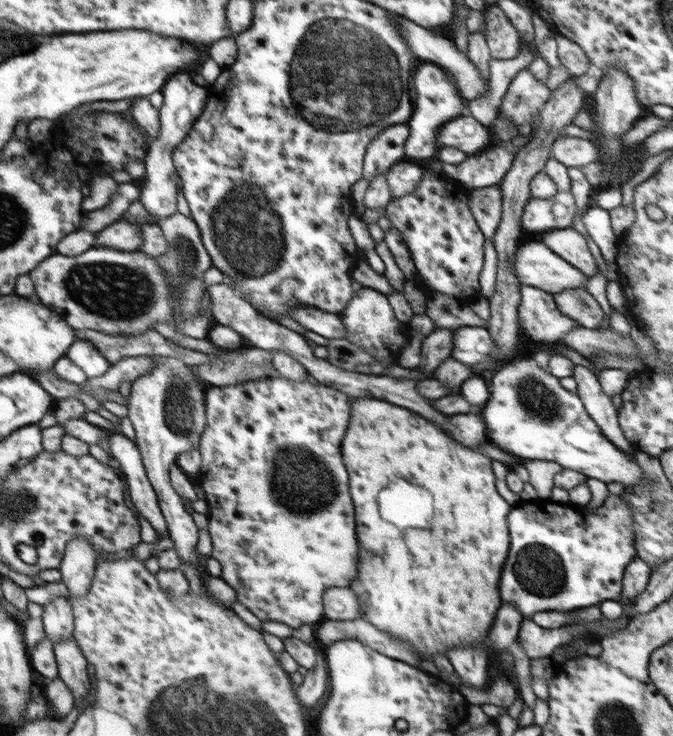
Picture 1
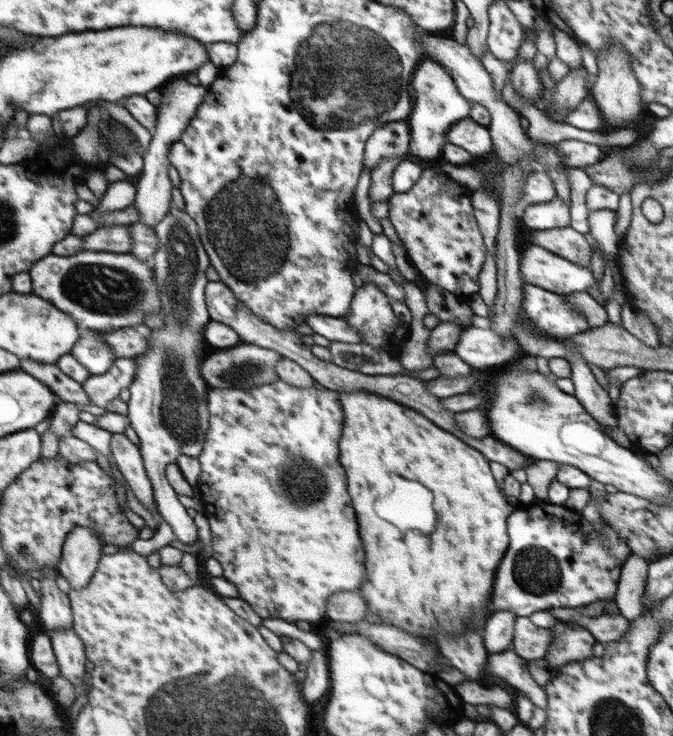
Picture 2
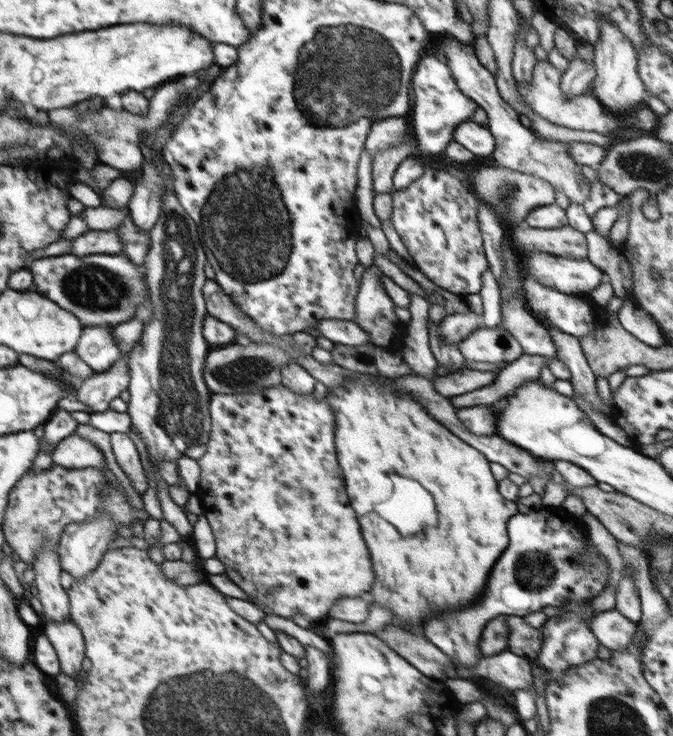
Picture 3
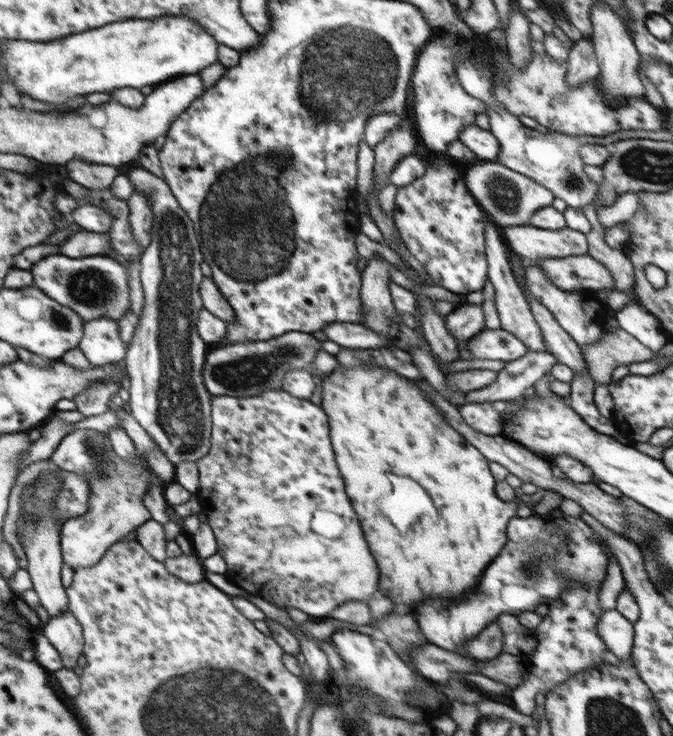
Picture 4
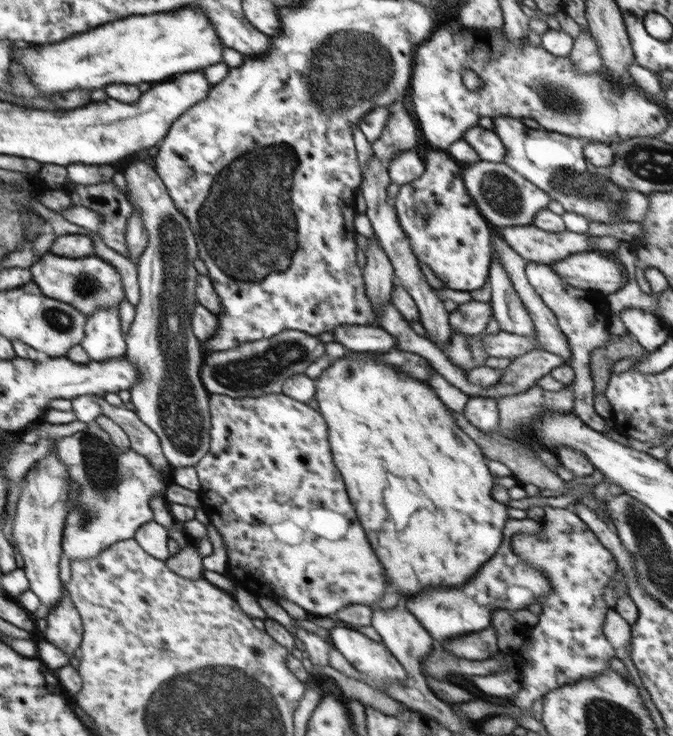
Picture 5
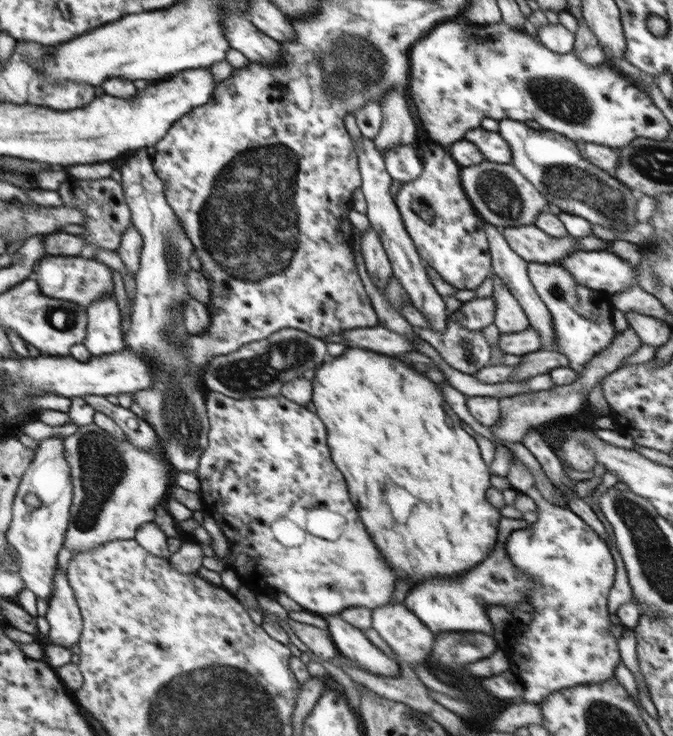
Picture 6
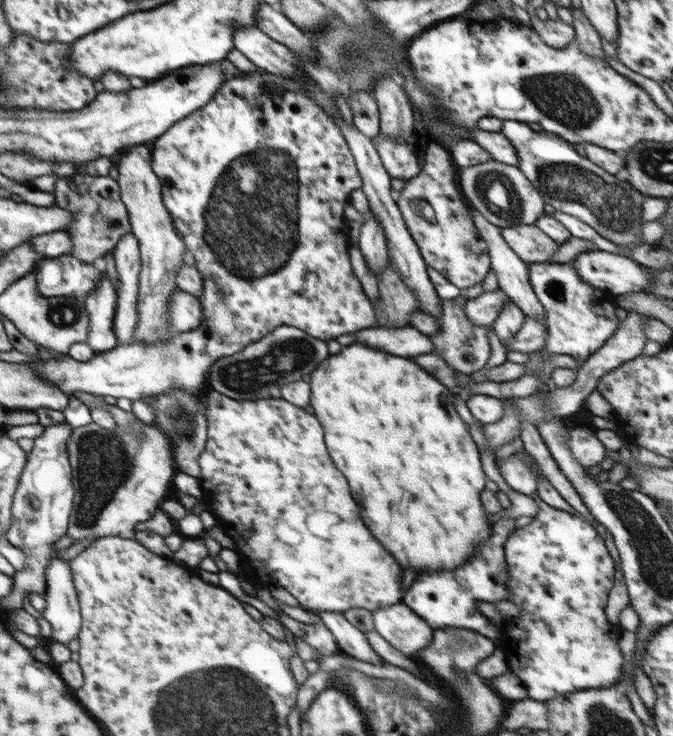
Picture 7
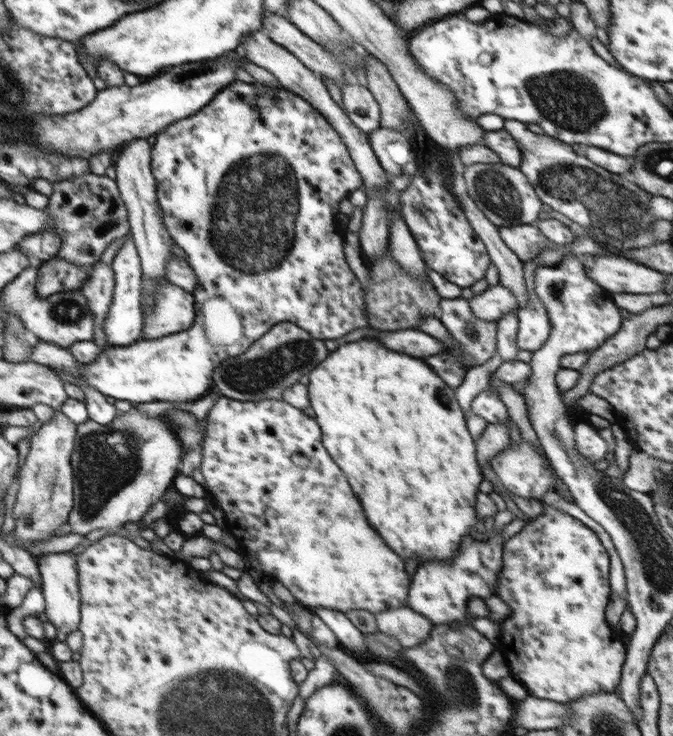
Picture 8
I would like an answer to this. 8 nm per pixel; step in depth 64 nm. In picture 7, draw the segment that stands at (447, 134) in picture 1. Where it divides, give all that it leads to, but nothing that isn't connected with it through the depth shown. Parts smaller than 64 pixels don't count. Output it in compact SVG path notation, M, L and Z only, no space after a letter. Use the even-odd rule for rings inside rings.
M475 127L469 132L469 138L485 148L494 161L517 166L518 157L516 149L500 131L488 132Z

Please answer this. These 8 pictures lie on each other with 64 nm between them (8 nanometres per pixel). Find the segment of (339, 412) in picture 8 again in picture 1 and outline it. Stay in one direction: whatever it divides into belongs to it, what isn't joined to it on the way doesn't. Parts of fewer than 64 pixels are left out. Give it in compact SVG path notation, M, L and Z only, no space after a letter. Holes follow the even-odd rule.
M351 397L351 407L350 425L348 425L346 435L343 437L340 452L342 462L350 474L350 494L352 494L354 508L356 508L358 576L350 588L356 592L356 598L360 602L360 610L364 610L364 612L360 612L360 618L366 618L370 624L380 630L389 632L404 642L409 642L413 646L413 650L426 659L431 659L434 654L446 654L450 648L470 646L470 644L478 644L478 642L486 643L488 632L491 630L490 626L496 618L498 608L502 605L498 584L500 584L500 572L502 572L502 566L506 562L506 556L509 552L508 544L510 544L506 516L514 507L506 500L502 500L502 496L498 496L498 492L496 492L492 460L483 453L480 454L480 452L474 452L474 449L470 450L456 444L454 440L444 436L444 432L434 428L420 414L410 412L406 408L398 408L388 401L372 397ZM384 506L386 506L386 510L384 510ZM406 542L410 542L410 546L414 546L414 550L406 550Z

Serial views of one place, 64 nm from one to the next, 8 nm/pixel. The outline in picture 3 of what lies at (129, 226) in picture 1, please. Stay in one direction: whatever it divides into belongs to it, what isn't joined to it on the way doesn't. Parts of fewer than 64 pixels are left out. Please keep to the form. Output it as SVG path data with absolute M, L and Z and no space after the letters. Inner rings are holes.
M116 229L108 231L87 230L73 239L71 252L76 256L86 256L92 253L122 254L123 242Z

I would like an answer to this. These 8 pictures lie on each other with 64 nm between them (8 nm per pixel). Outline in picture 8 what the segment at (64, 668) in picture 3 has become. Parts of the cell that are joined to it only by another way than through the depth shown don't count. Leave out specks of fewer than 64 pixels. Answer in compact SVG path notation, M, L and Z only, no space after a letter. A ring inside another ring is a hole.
M69 550L64 553L52 553L39 556L34 560L41 574L40 589L45 598L45 612L57 632L56 640L66 641L68 634L78 630L81 621L81 596L78 584L78 560L75 551Z

